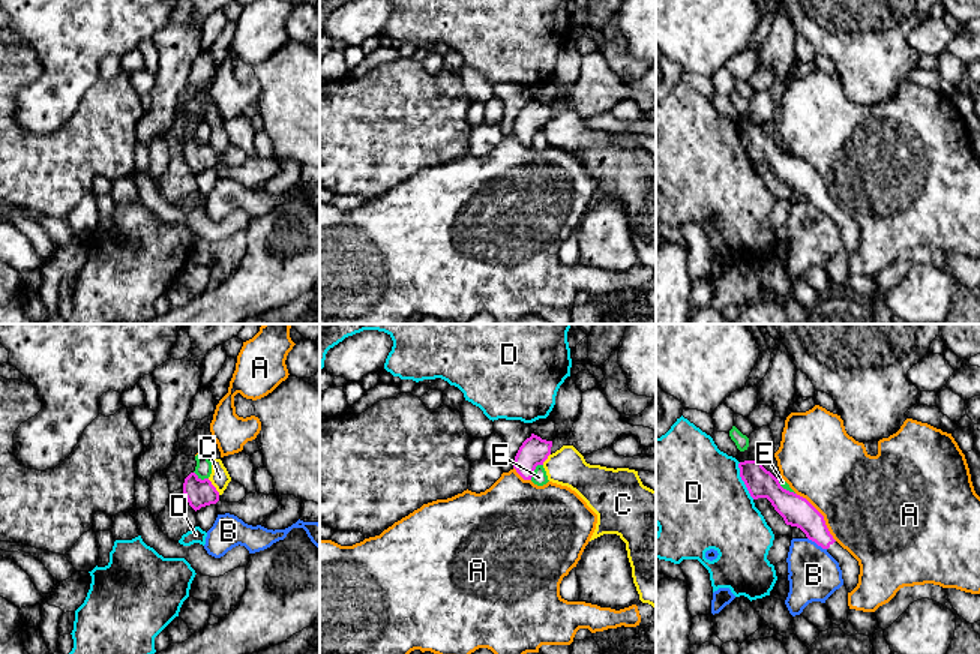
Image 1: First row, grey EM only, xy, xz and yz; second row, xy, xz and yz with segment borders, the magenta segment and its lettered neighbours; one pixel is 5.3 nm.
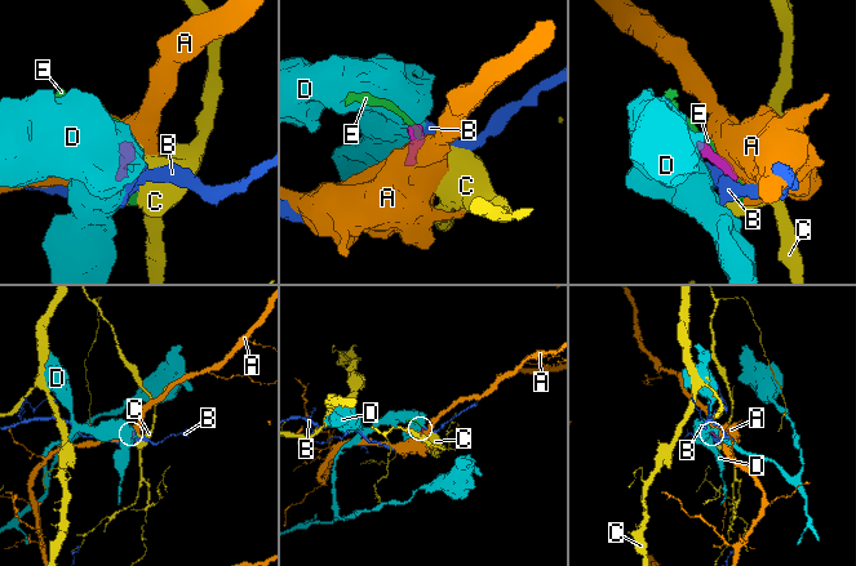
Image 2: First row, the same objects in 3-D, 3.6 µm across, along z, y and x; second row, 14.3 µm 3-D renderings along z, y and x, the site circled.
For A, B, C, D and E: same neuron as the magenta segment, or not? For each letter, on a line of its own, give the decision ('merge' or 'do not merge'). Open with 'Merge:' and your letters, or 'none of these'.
Merge: none of these
A: do not merge
B: do not merge
C: do not merge
D: do not merge
E: do not merge

